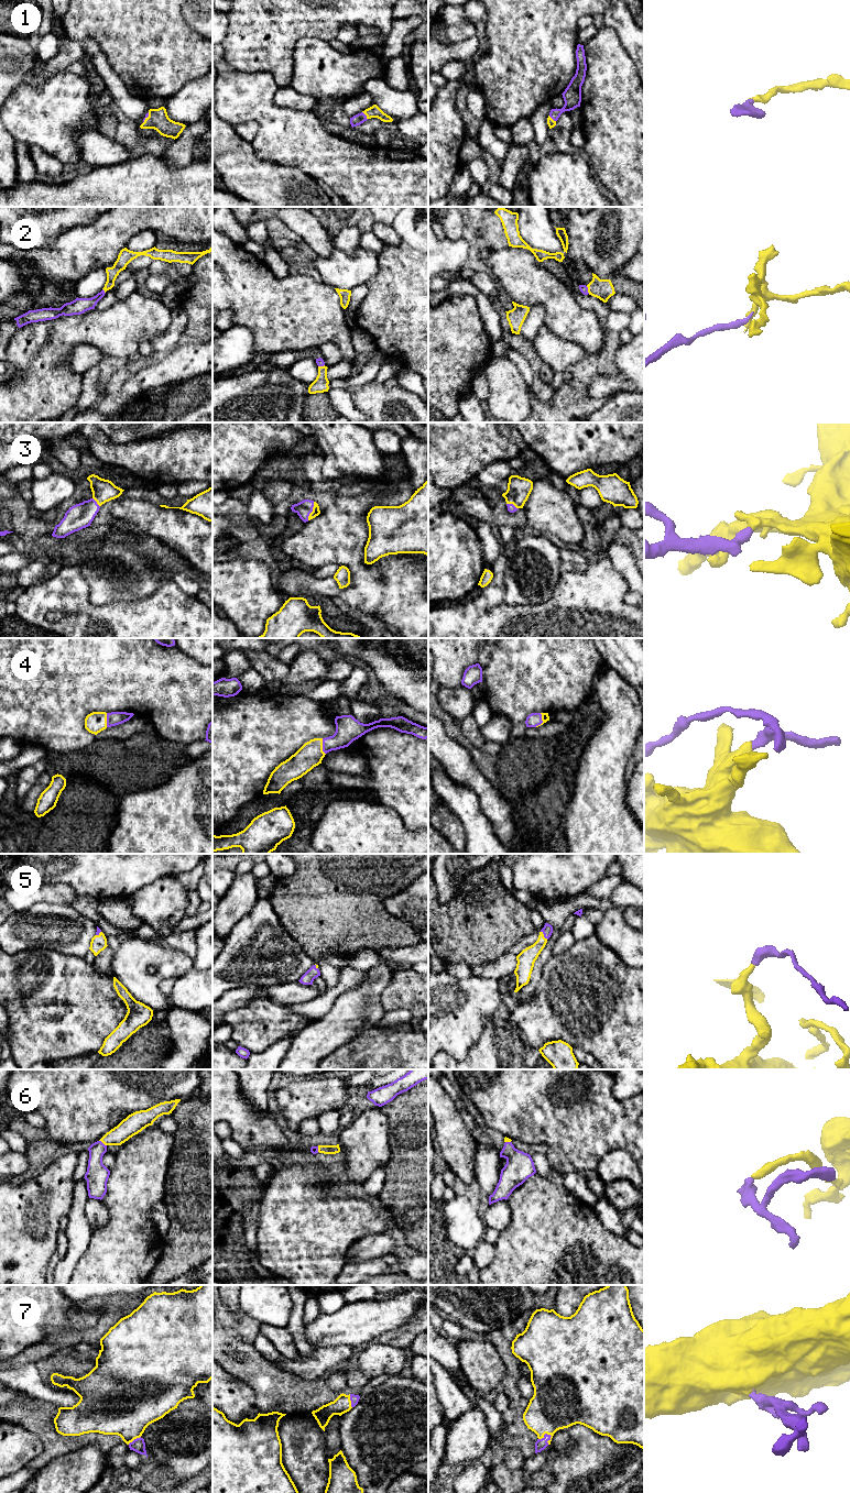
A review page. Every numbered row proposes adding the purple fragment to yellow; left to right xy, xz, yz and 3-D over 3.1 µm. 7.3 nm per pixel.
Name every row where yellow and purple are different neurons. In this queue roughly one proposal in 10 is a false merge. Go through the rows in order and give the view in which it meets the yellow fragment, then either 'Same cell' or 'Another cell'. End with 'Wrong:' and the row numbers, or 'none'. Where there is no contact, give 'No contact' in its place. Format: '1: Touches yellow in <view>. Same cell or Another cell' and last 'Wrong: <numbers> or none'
1: Touches yellow in xz. Same cell
2: Touches yellow in xy. Same cell
3: Touches yellow in xz. Same cell
4: Touches yellow in yz. Same cell
5: Touches yellow in yz. Same cell
6: Touches yellow in xy. Same cell
7: Touches yellow in yz. Same cell
Wrong: none

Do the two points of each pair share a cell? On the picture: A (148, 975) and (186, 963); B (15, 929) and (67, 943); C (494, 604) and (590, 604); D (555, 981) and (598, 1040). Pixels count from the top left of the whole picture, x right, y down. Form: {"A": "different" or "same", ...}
{"A": "same", "B": "same", "C": "same", "D": "same"}

